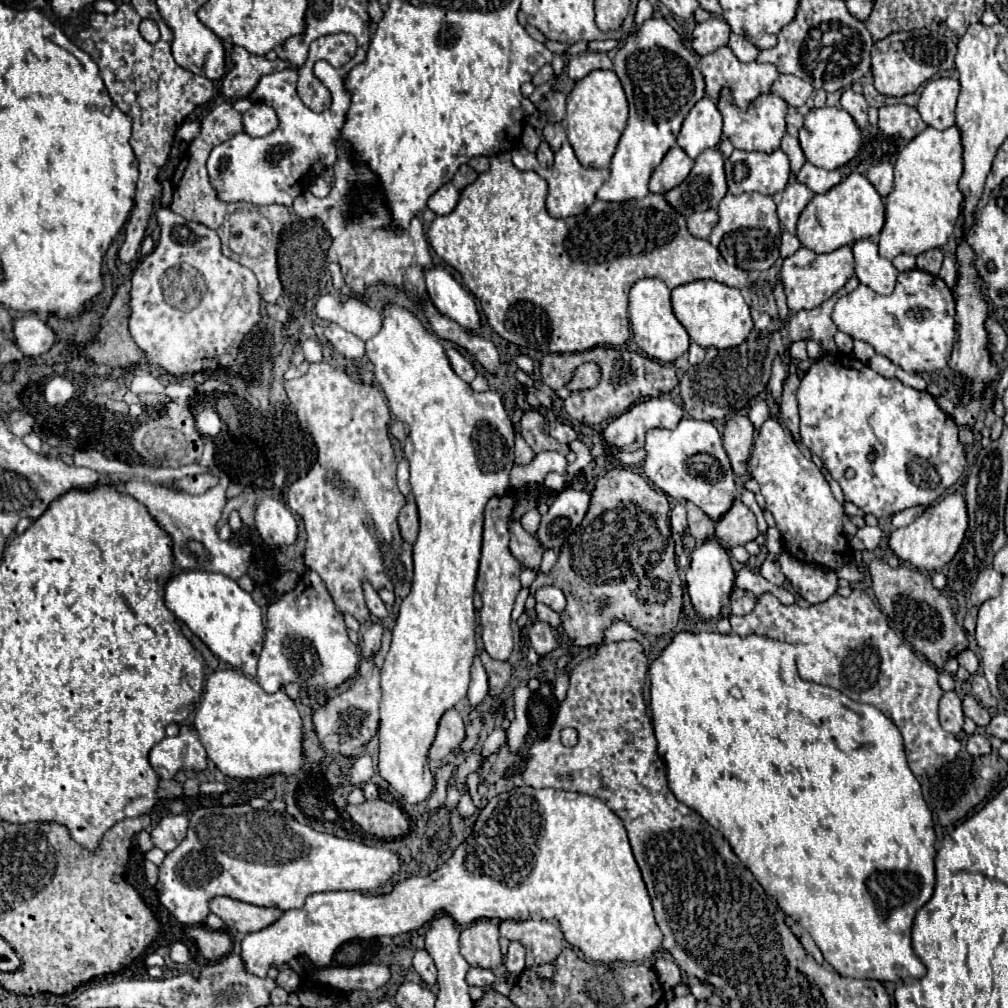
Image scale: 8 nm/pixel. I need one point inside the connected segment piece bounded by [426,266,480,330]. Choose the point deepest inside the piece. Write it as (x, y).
(449, 297)

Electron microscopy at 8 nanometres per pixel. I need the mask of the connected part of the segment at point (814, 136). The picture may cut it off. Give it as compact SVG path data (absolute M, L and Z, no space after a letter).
M824 106L820 110L810 110L804 120L804 126L800 128L800 146L806 154L806 160L824 170L836 170L846 162L850 162L858 154L860 142L862 138L856 122L842 108Z

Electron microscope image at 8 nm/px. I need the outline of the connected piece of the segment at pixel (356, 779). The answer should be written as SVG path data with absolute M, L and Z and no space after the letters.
M360 754L360 756L356 758L356 764L360 764L360 766L354 766L354 768L352 768L348 782L354 784L354 786L360 786L362 782L368 782L368 780L374 776L372 756L370 756L370 754Z

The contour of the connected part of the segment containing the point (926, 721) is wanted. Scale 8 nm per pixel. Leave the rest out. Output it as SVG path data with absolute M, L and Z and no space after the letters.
M852 590L848 598L842 598L834 594L826 602L812 604L808 608L800 608L798 604L784 606L778 598L772 594L762 594L756 602L756 608L746 616L730 616L732 630L730 634L736 636L766 636L778 642L786 642L796 646L796 666L802 680L824 684L830 688L840 690L844 696L856 702L870 704L878 708L886 718L890 718L896 728L902 732L908 766L916 776L932 776L942 764L952 762L960 750L960 742L954 734L946 732L938 722L938 700L944 694L938 686L938 672L936 668L920 660L888 626L886 616L878 610L878 606L872 602L872 598L864 590Z

